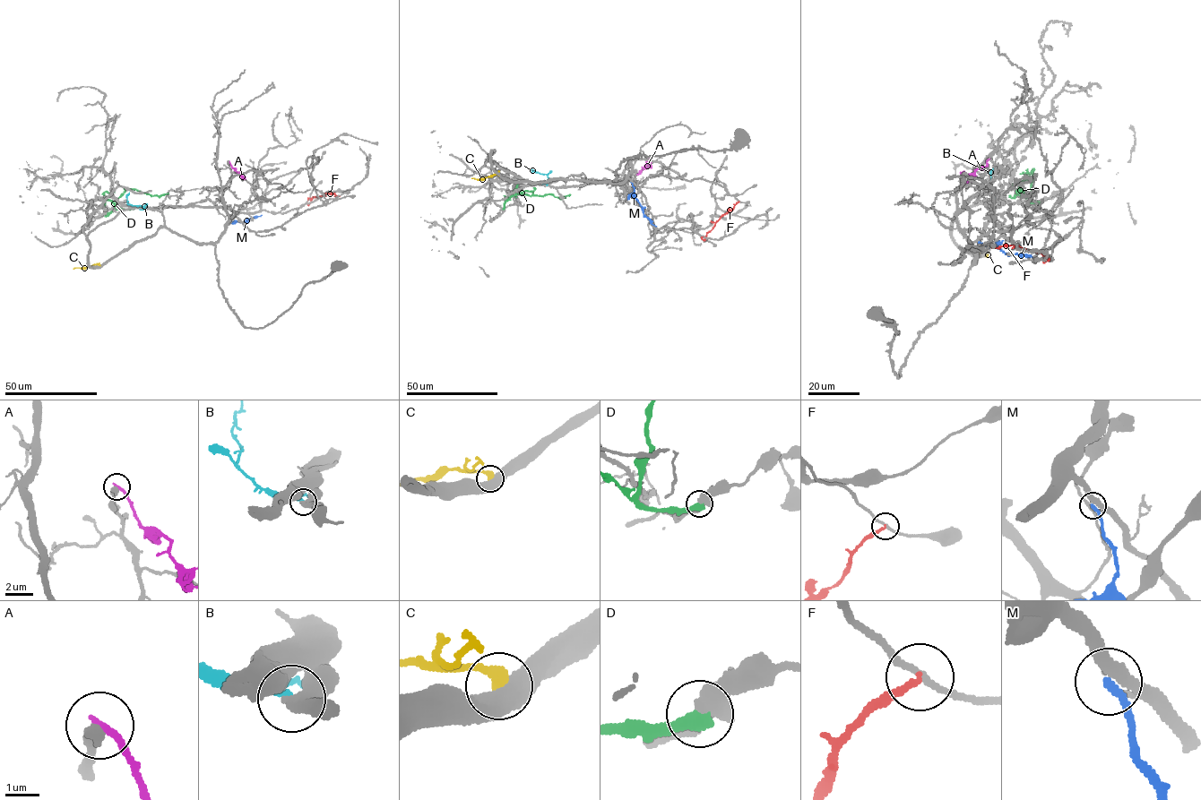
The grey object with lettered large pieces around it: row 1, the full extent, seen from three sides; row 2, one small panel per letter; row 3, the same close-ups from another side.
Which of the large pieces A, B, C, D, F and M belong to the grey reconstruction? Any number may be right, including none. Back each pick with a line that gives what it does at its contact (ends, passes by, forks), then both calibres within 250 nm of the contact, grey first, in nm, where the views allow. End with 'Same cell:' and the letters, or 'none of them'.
Same cell: none of them

